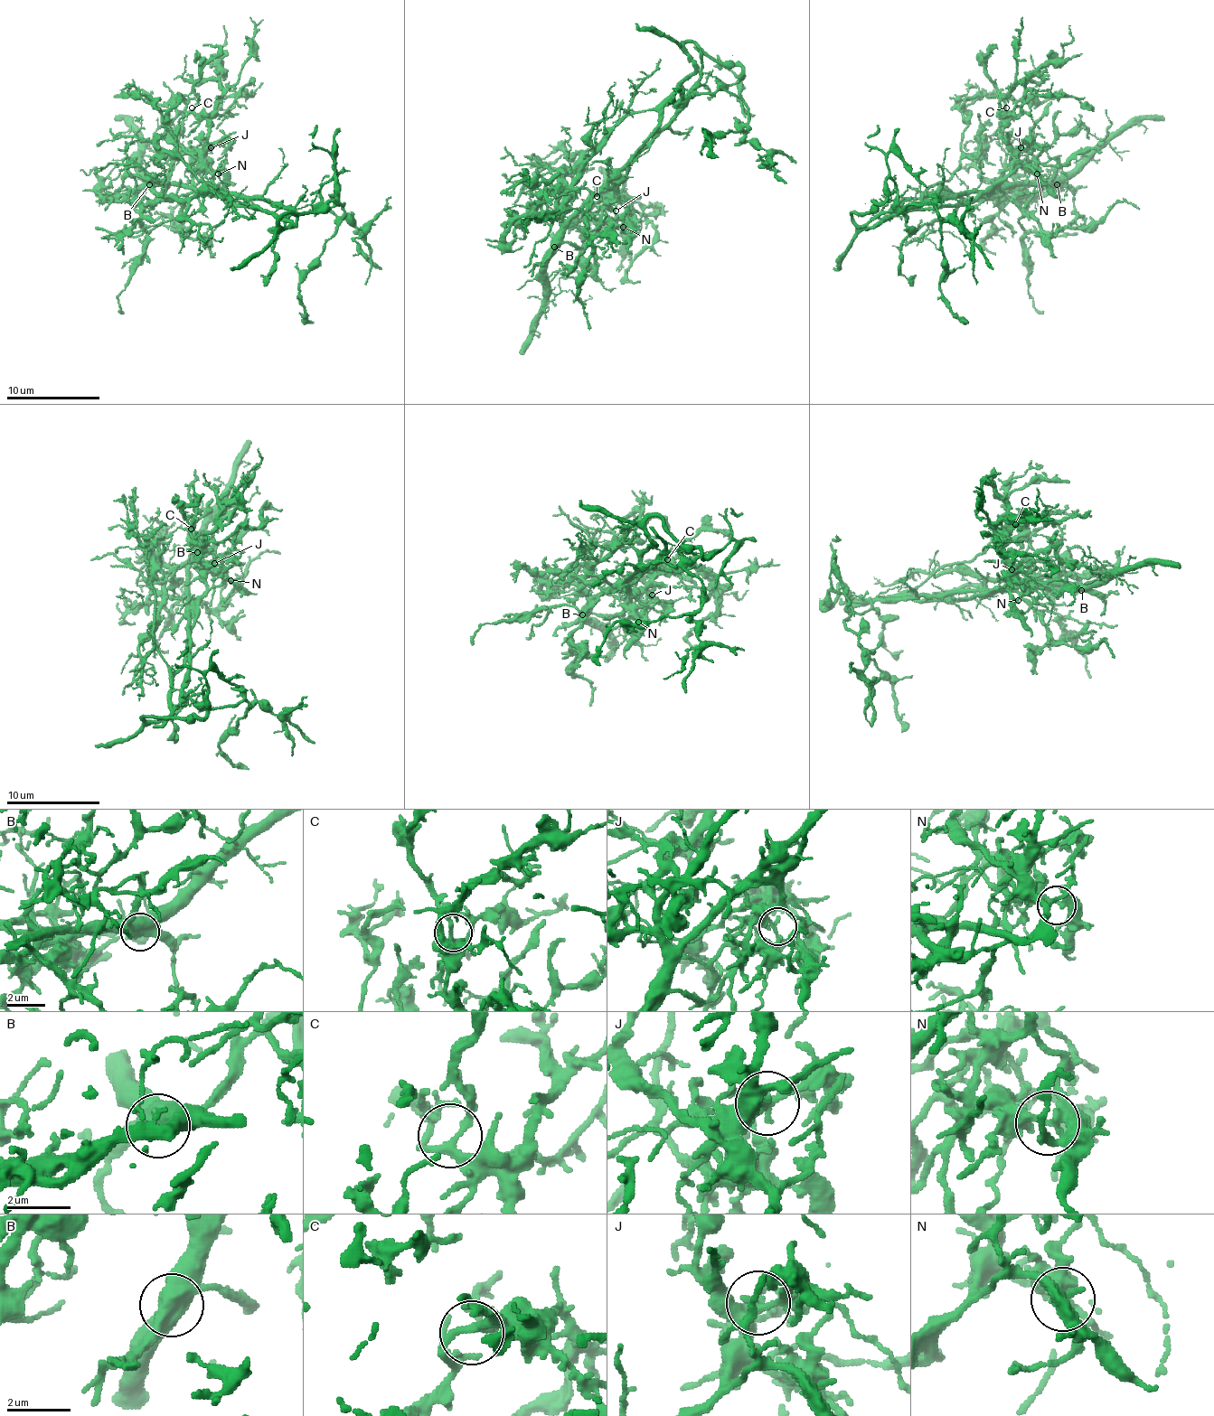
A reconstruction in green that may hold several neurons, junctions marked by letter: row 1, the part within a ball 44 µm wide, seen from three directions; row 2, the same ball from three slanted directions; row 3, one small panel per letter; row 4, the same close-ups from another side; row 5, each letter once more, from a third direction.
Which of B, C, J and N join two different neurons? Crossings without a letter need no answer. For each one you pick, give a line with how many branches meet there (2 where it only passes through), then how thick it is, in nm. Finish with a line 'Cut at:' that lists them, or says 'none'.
B: branches 3; calibre 550 nm
Cut at: B

